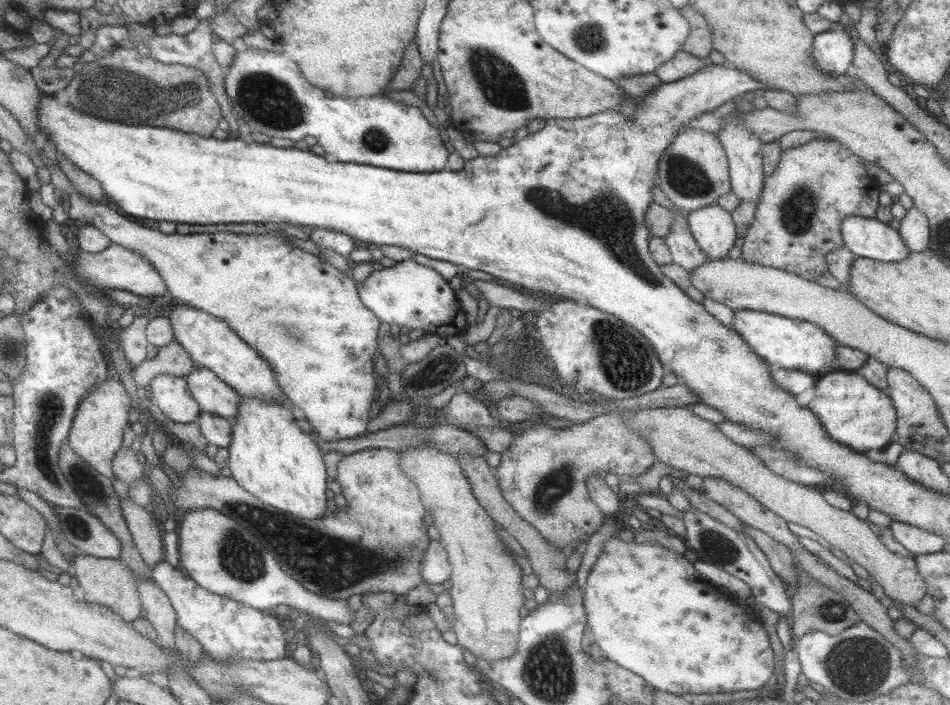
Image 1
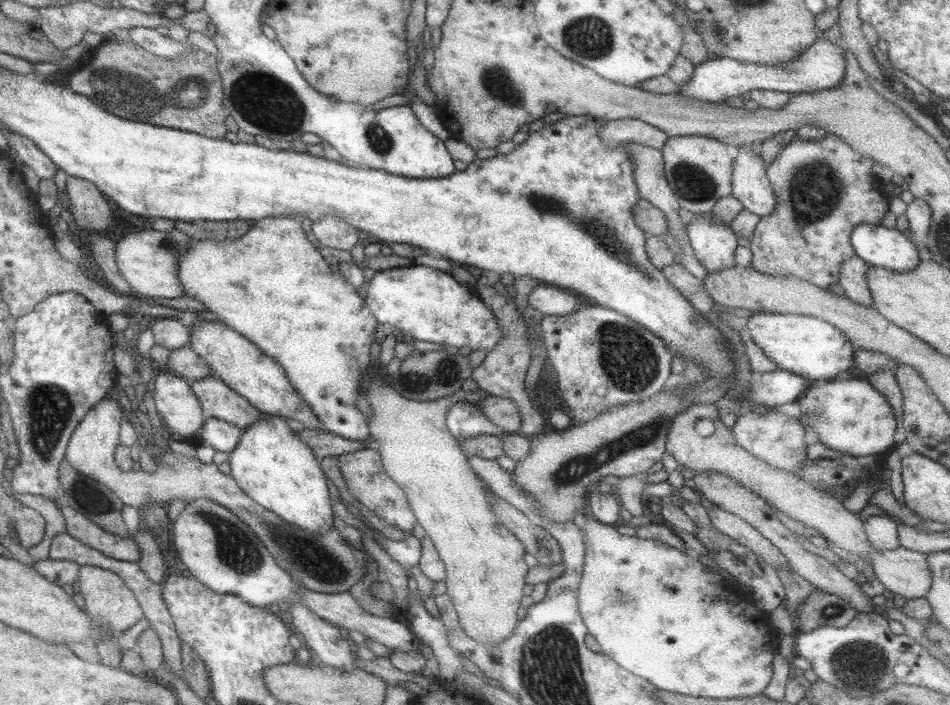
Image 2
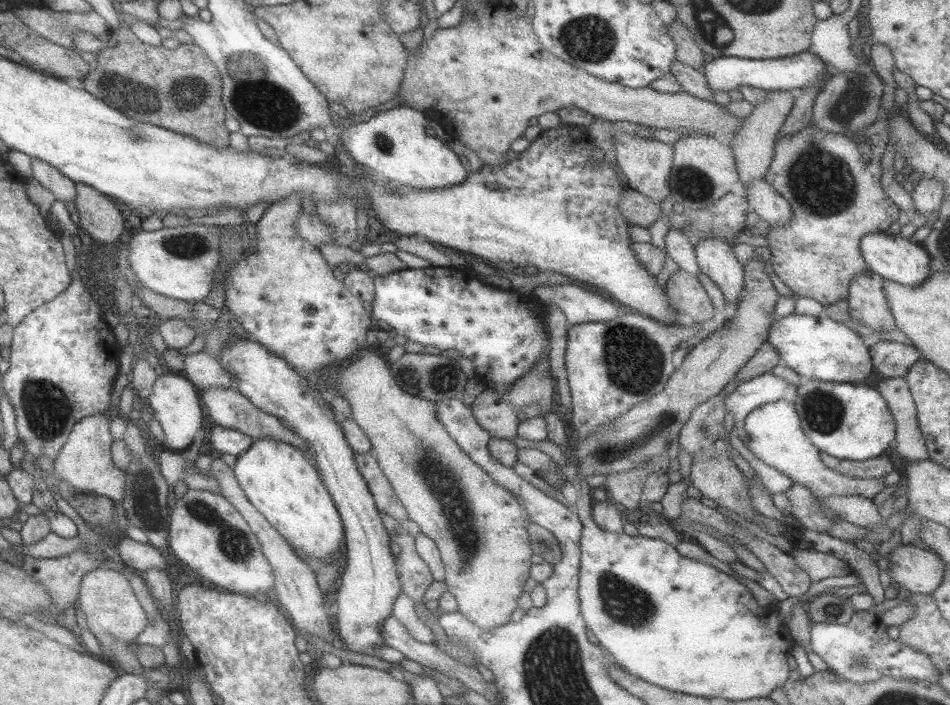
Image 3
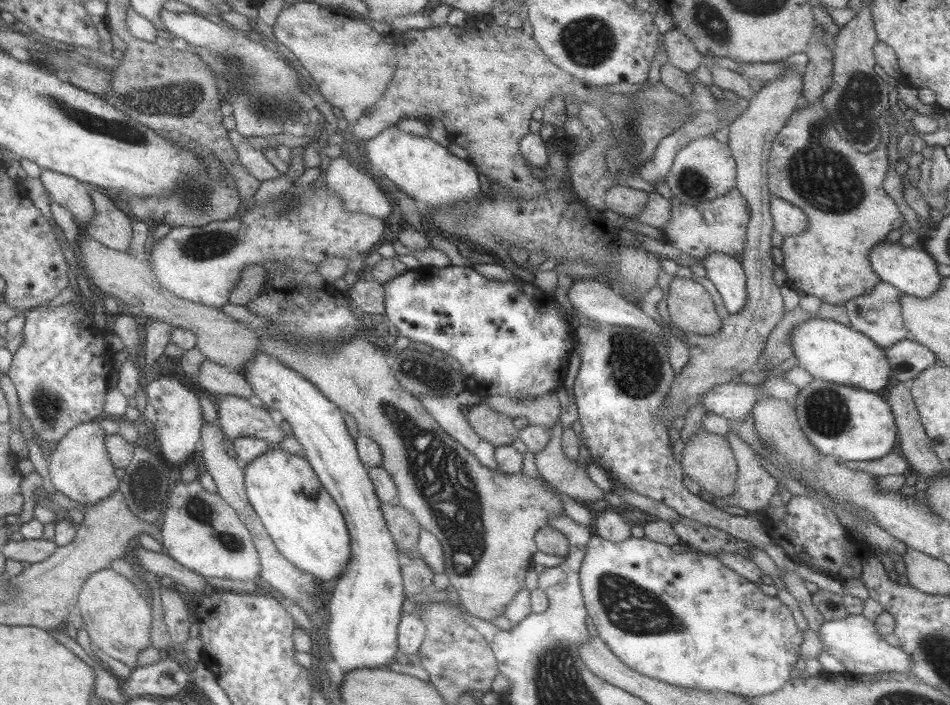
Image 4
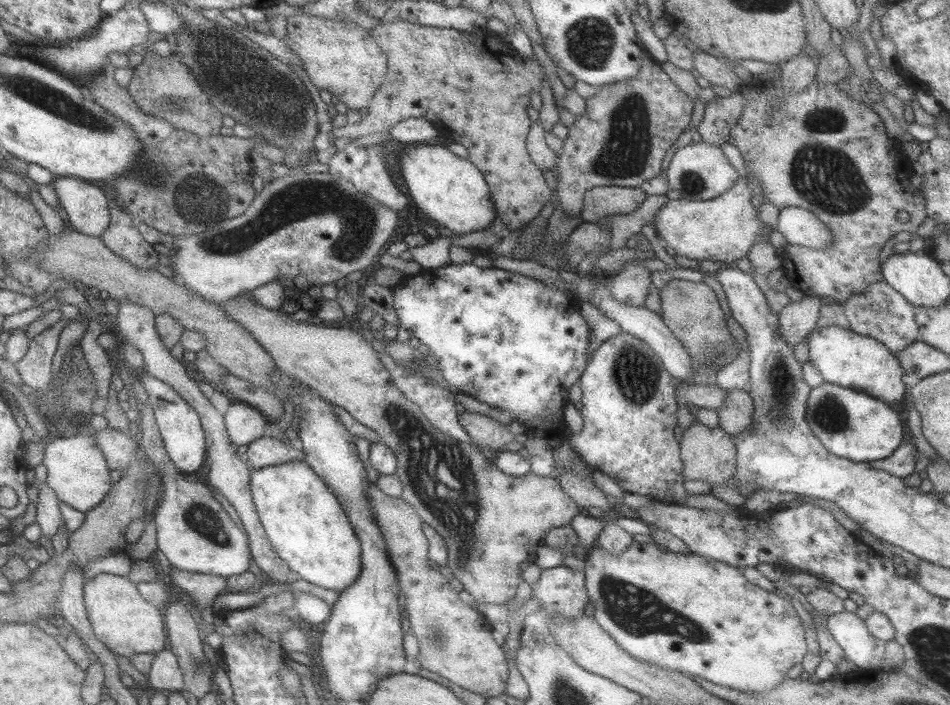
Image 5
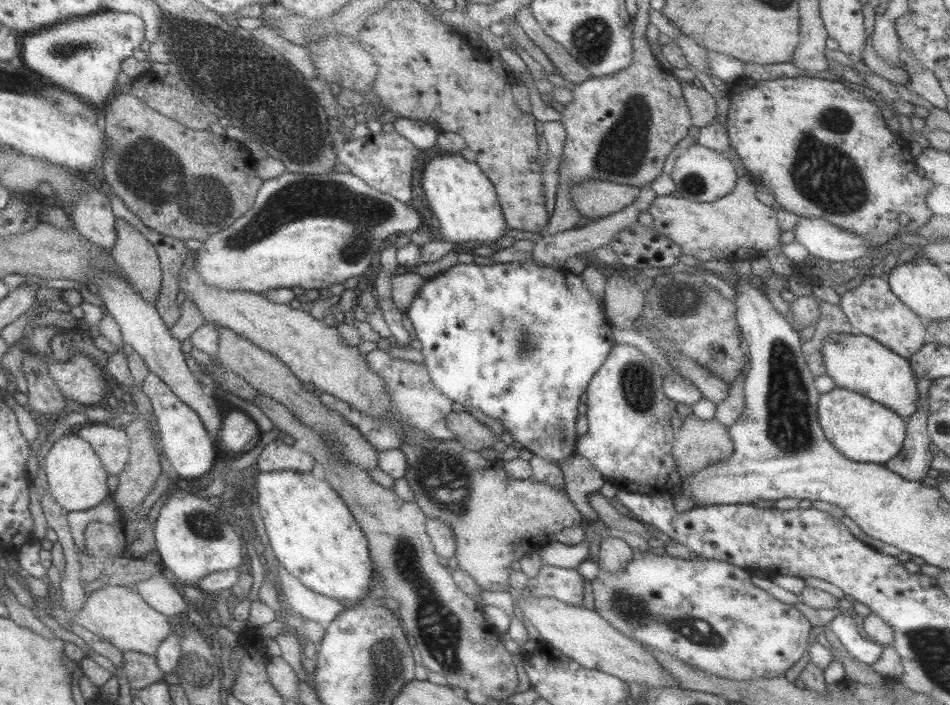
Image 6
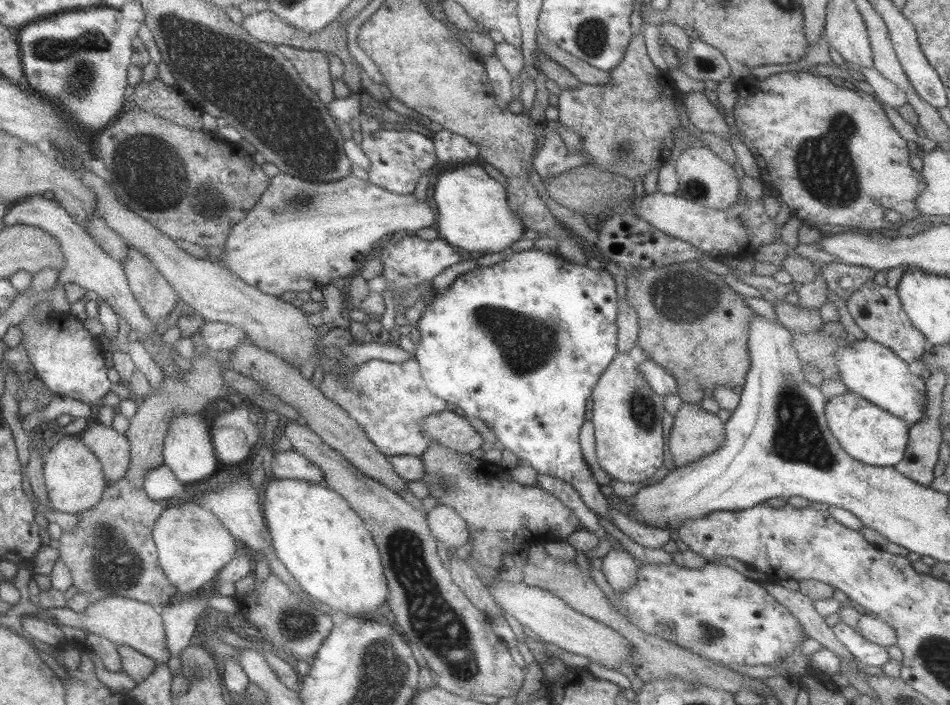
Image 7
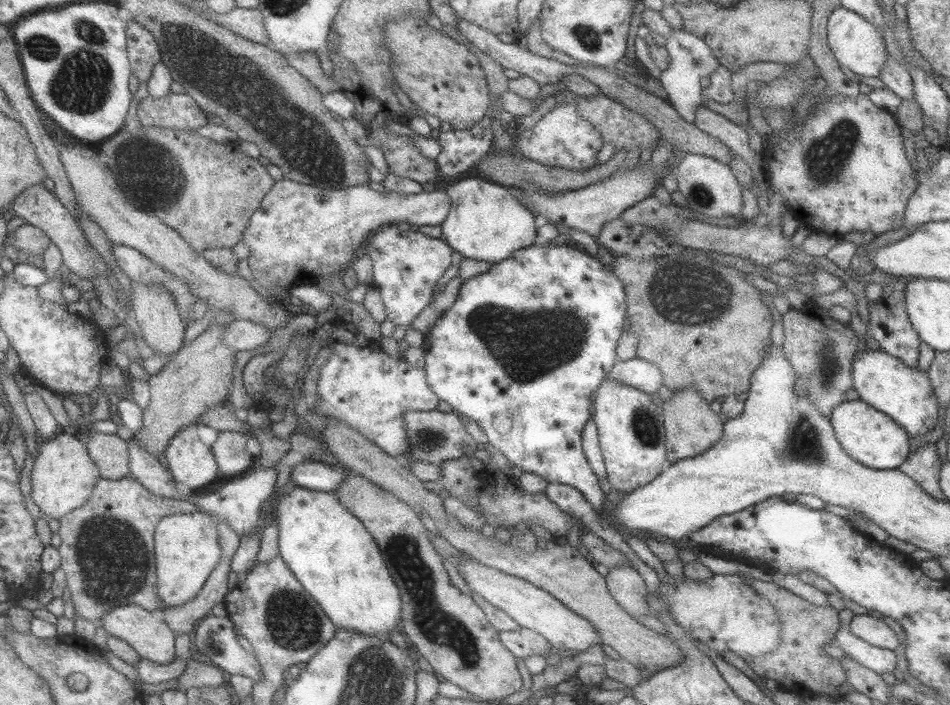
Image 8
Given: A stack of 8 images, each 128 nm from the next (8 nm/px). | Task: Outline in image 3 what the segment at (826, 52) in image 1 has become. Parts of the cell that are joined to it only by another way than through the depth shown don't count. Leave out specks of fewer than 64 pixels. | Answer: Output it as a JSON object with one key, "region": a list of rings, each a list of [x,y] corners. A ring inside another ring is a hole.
{"region":[[[805,50],[787,57],[761,60],[720,56],[713,58],[710,62],[704,62],[701,70],[711,92],[714,90],[728,92],[741,87],[741,85],[749,85],[766,91],[789,91],[792,88],[800,89],[817,79],[821,79],[823,73],[828,73],[828,65],[819,56],[815,56],[813,52]]]}

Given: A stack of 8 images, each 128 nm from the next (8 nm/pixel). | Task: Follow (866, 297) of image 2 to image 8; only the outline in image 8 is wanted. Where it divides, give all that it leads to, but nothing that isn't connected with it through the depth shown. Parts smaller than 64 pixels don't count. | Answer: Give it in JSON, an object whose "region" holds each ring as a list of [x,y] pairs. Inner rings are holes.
{"region":[[[881,294],[881,300],[873,306],[867,306],[867,311],[867,336],[876,340],[883,352],[894,356],[909,368],[917,368],[920,338],[909,322],[904,304],[893,294]]]}

